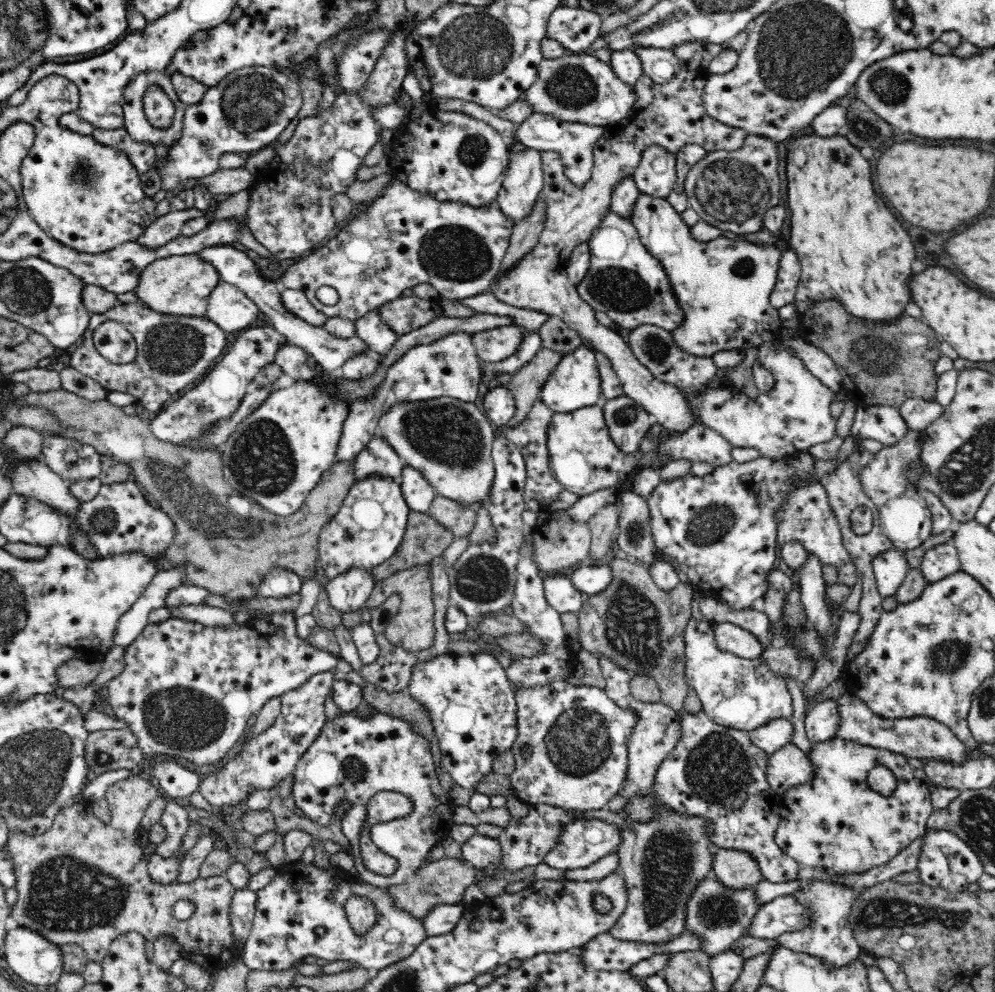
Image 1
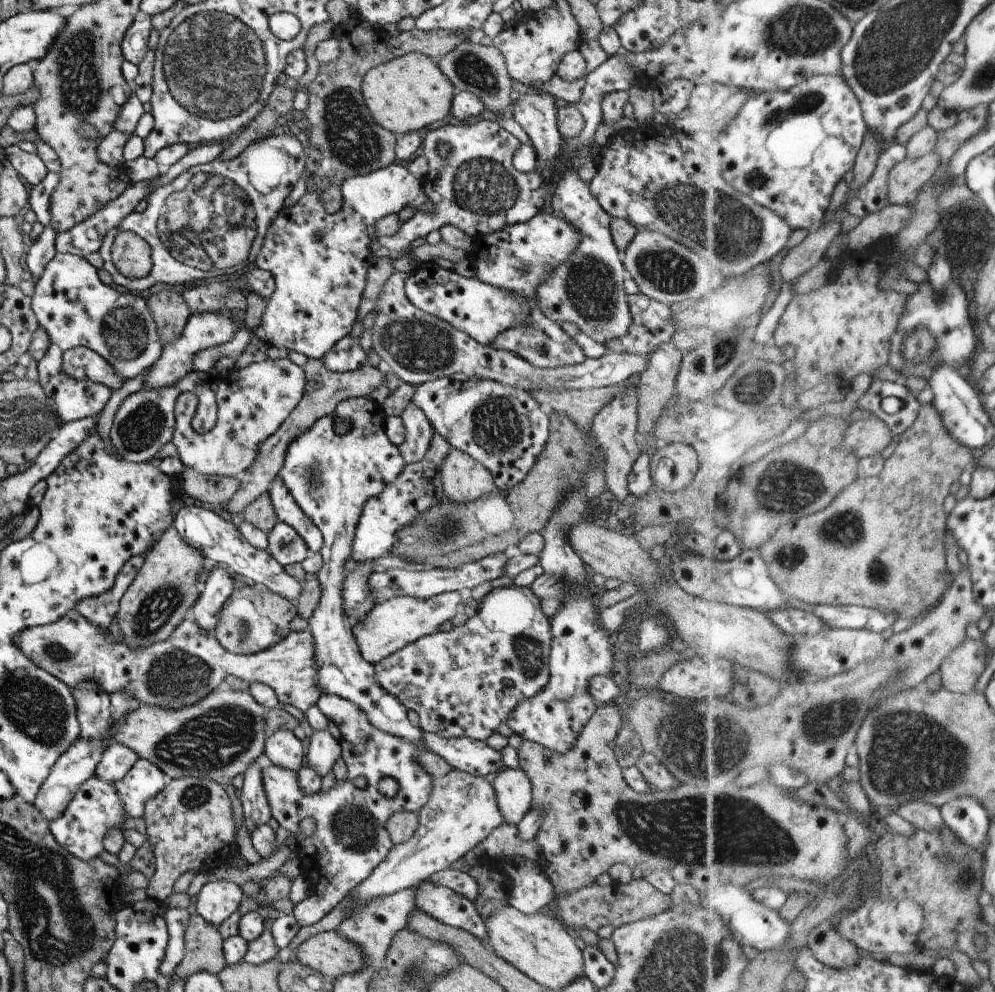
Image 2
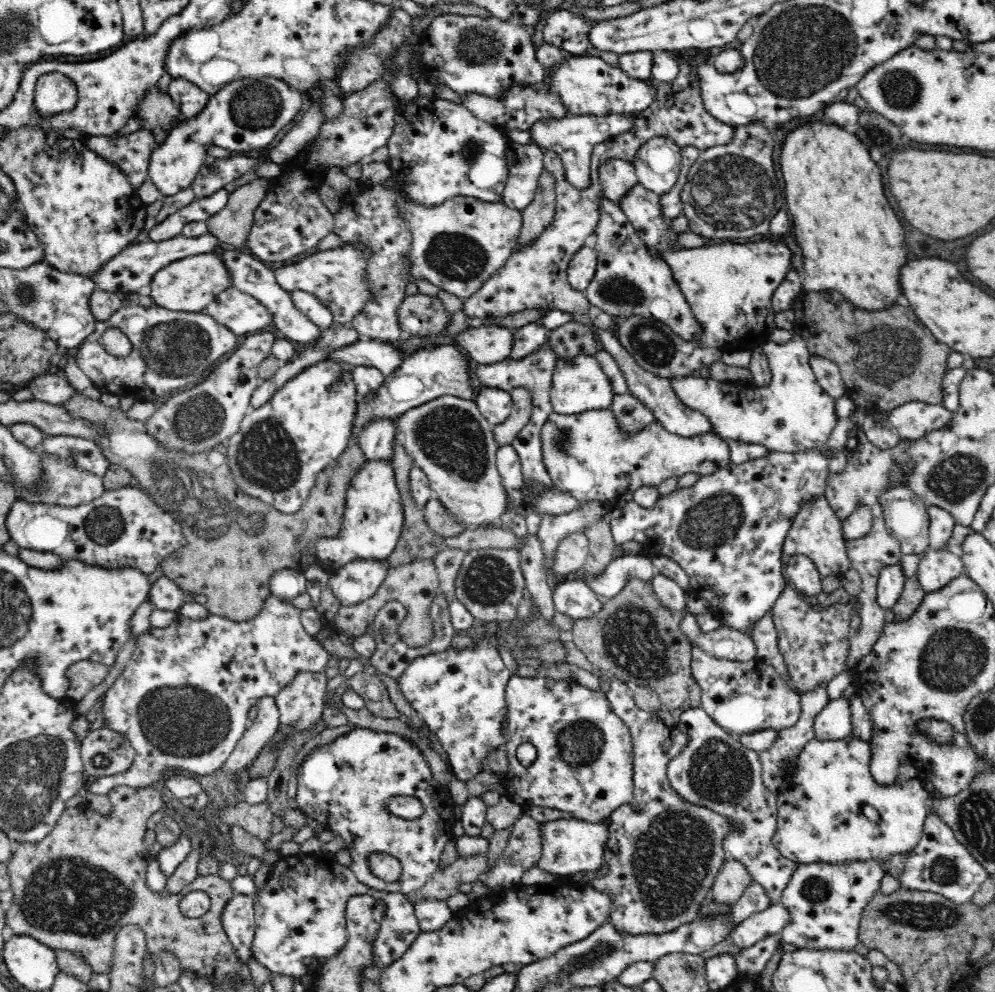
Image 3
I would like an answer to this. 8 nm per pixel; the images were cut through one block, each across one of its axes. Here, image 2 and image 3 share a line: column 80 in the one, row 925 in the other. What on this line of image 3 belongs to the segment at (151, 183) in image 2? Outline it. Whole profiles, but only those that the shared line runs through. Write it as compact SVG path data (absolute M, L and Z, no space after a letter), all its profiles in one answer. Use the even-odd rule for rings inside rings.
M235 894L226 902L220 916L222 928L235 953L248 960L253 956L252 942L255 938L255 903L252 896Z

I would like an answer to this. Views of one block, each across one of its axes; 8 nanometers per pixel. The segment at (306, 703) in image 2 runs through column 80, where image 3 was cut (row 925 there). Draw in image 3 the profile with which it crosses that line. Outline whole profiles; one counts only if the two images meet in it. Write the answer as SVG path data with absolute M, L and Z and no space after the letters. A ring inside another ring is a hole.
M612 677L610 684L610 691L606 694L607 700L610 706L613 708L613 712L626 724L629 729L631 739L633 742L633 777L634 777L634 804L623 804L619 806L608 820L608 838L606 838L606 844L604 844L604 856L603 862L607 864L607 873L604 876L592 878L586 883L587 886L596 889L598 892L608 893L610 895L610 914L609 917L614 923L616 930L620 933L626 933L626 935L644 935L644 934L663 934L676 931L676 928L682 927L683 924L688 924L693 920L696 920L700 916L701 906L705 904L705 900L710 894L710 890L713 887L716 876L720 872L720 868L727 861L725 850L723 849L724 839L732 832L741 829L741 824L737 824L735 820L730 820L727 816L722 816L710 808L700 806L699 804L688 803L686 799L682 799L670 785L668 780L667 768L669 762L681 751L681 748L685 747L686 736L684 732L679 730L678 720L674 720L671 712L666 708L662 708L658 713L649 714L638 708L633 698L633 687L621 682L619 678Z

